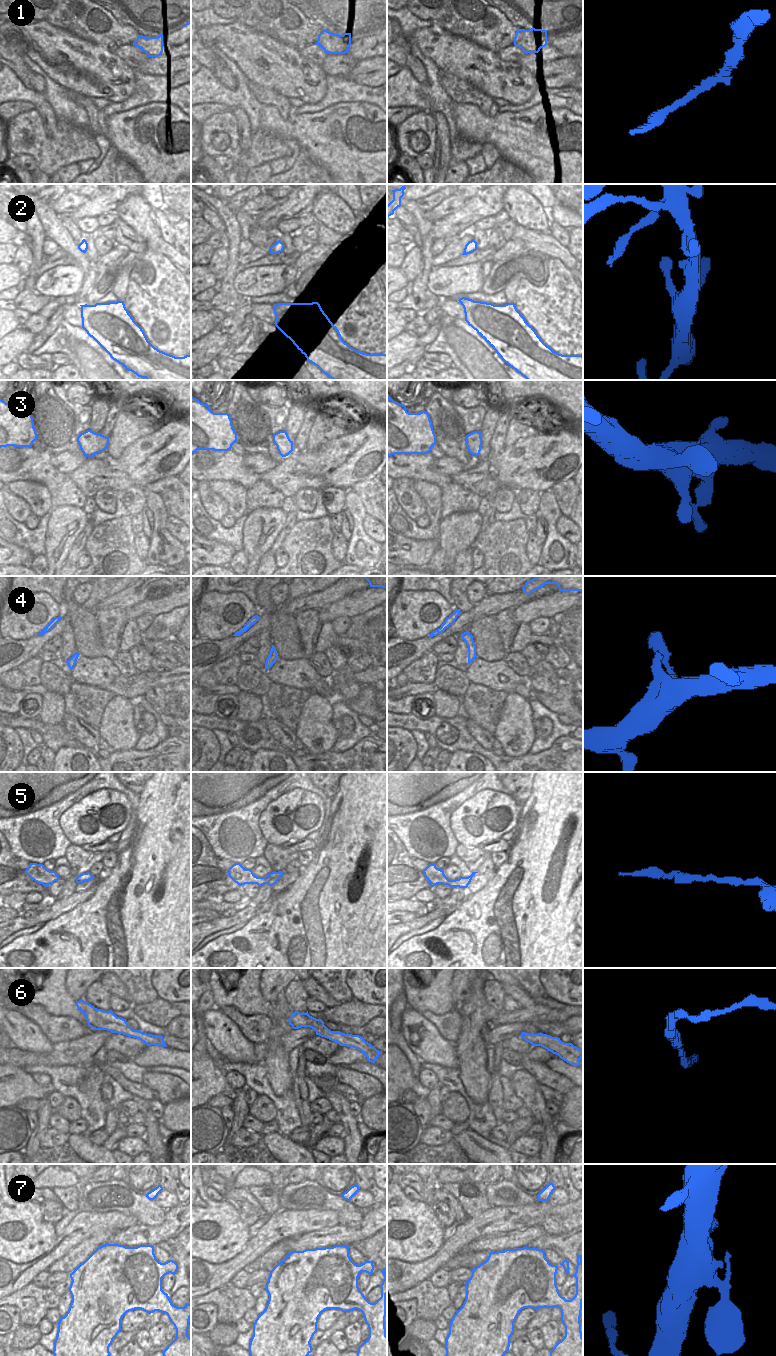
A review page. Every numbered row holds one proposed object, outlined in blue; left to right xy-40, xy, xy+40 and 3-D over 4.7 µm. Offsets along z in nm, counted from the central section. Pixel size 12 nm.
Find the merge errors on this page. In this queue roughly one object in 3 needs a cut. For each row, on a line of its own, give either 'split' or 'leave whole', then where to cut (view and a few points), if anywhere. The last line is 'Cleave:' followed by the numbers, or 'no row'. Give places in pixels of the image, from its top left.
1: leave whole; no cut
2: leave whole; no cut
3: leave whole; no cut
4: leave whole; no cut
5: leave whole; no cut
6: leave whole; no cut
7: leave whole; no cut
Cleave: no row

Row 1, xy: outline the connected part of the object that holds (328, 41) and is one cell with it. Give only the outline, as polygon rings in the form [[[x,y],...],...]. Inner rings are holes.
[[[323,30],[318,35],[316,45],[319,45],[327,54],[345,54],[350,49],[351,33],[339,35]]]

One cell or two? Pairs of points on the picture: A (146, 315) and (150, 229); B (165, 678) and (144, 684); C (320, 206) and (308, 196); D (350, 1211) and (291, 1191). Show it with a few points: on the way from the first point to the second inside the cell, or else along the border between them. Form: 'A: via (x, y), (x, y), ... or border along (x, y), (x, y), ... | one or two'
A: via (160, 294), (160, 263), (151, 254), (151, 250) | one
B: via (160, 679), (149, 681) | one
C: border along (318, 194), (313, 201), (313, 209), (311, 211) | two
D: via (335, 1203), (312, 1195), (306, 1195) | one

